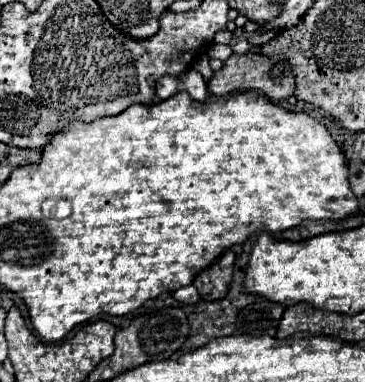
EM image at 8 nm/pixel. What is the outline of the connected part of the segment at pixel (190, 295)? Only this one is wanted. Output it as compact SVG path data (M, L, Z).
M188 285L188 287L180 287L176 293L174 293L174 299L180 301L180 303L186 303L186 305L194 305L200 301L200 295L196 291L194 285Z

